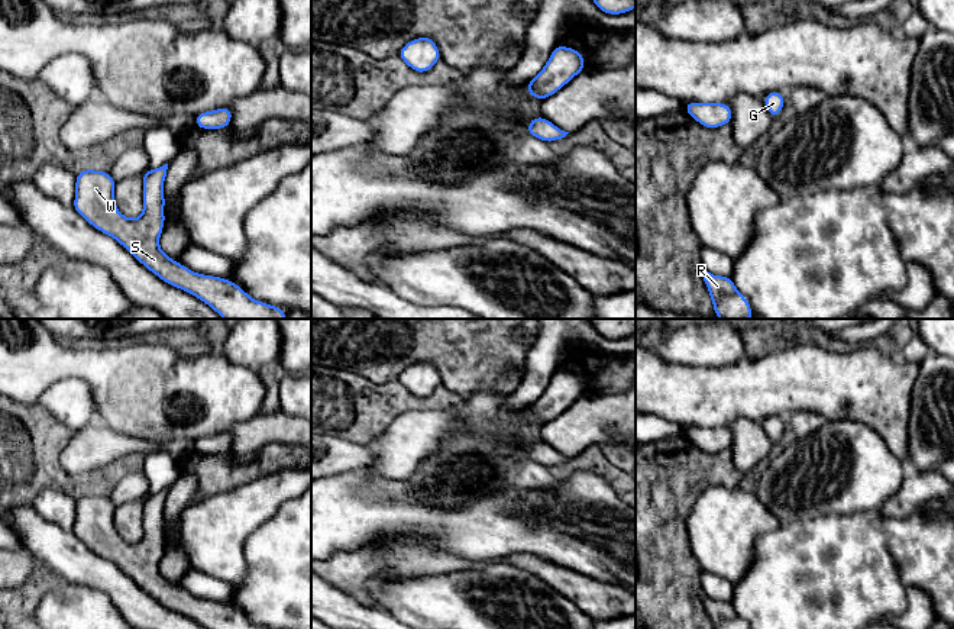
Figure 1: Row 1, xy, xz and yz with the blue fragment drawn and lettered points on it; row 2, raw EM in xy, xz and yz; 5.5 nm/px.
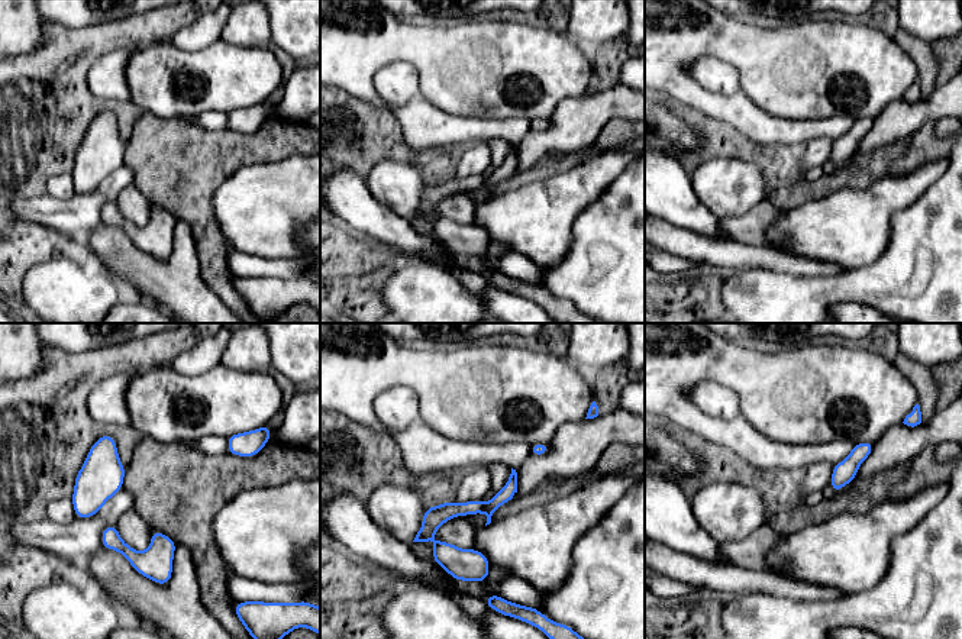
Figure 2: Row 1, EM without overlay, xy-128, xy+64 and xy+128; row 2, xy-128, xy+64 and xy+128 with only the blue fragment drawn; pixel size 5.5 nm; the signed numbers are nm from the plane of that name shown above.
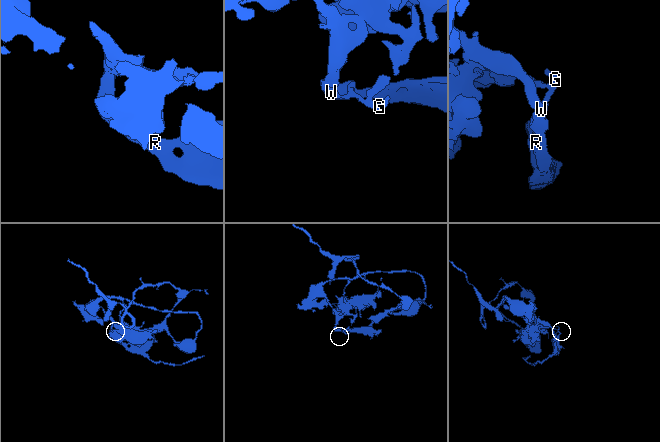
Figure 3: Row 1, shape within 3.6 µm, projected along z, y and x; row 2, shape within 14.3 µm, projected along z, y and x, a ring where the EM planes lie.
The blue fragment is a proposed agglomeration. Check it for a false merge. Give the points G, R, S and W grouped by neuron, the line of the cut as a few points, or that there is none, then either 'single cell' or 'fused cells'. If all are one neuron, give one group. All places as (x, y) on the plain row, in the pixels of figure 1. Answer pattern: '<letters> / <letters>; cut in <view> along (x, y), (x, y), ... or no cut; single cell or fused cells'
G R S W; no cut; single cell

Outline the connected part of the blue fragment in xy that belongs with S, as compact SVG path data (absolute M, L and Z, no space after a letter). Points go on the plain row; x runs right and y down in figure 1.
M168 488L142 499L143 536L138 543L123 541L116 532L117 506L107 496L77 497L72 532L93 552L116 564L158 603L193 619L206 629L268 629L253 625L227 603L194 597L162 577L159 561L165 549L166 494Z

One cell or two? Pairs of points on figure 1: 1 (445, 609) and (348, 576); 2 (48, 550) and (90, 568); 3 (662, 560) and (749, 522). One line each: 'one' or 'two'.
1: two
2: one
3: two

